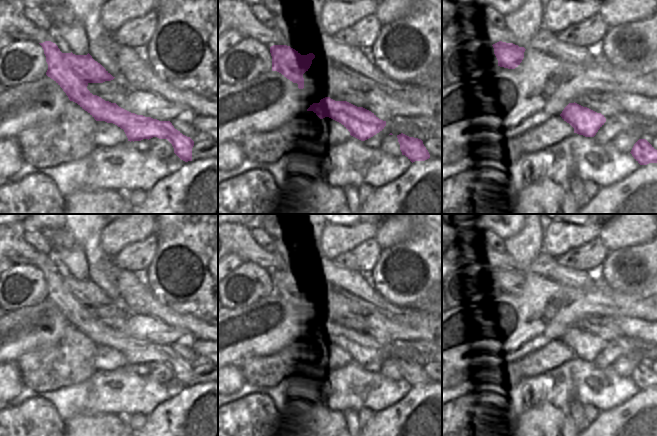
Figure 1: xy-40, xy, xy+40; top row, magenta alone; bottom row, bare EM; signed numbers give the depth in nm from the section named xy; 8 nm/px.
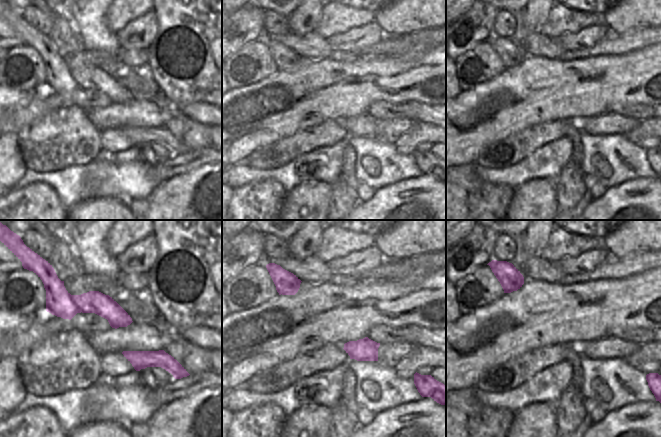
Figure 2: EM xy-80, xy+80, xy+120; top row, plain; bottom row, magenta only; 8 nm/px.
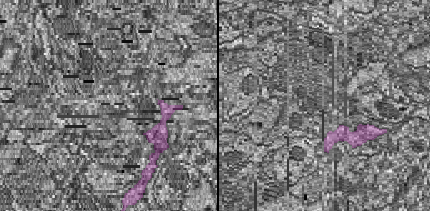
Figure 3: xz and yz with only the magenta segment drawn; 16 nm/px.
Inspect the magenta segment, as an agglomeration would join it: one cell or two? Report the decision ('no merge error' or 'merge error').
merge error

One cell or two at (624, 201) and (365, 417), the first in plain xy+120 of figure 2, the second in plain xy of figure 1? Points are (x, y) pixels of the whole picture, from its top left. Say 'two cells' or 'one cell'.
two cells

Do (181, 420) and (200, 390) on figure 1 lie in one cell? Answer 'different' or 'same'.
same

